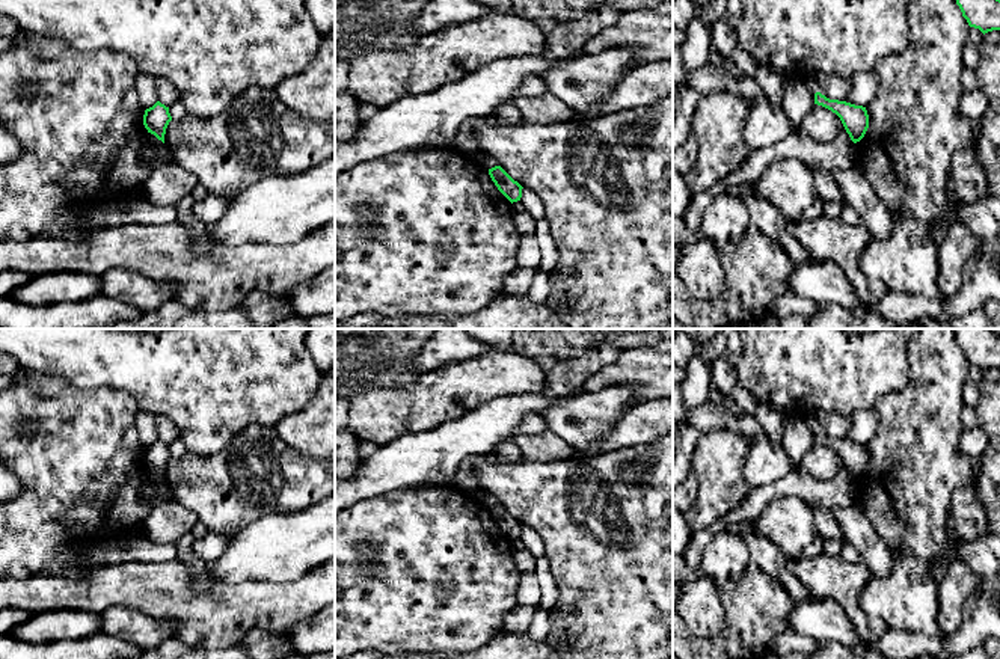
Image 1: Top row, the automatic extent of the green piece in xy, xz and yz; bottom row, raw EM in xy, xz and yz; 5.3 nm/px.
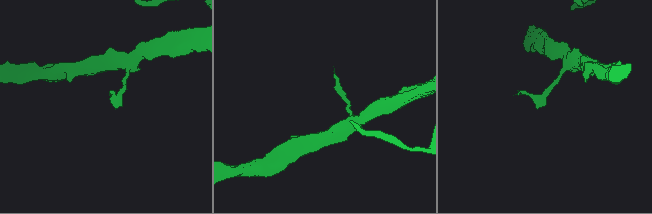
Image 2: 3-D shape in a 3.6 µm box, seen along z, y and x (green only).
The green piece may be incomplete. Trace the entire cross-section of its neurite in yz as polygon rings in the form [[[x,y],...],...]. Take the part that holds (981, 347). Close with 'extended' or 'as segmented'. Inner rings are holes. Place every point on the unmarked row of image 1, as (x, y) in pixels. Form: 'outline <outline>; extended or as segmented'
outline [[[955,329],[955,338],[970,365],[1000,368],[1000,336],[991,329]]]; as segmented

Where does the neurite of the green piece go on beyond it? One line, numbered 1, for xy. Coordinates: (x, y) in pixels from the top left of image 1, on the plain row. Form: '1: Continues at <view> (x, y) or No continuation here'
1: No continuation here

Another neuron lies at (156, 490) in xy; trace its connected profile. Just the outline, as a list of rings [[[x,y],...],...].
[[[148,470],[148,483],[143,487],[143,498],[145,501],[151,505],[155,507],[160,502],[166,501],[167,498],[170,498],[169,495],[169,489],[166,481],[163,481],[161,478],[158,478],[154,472]]]

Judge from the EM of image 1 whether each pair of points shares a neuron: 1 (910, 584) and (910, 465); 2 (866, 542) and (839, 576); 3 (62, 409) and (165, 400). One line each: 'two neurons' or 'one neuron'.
1: two neurons
2: two neurons
3: two neurons

